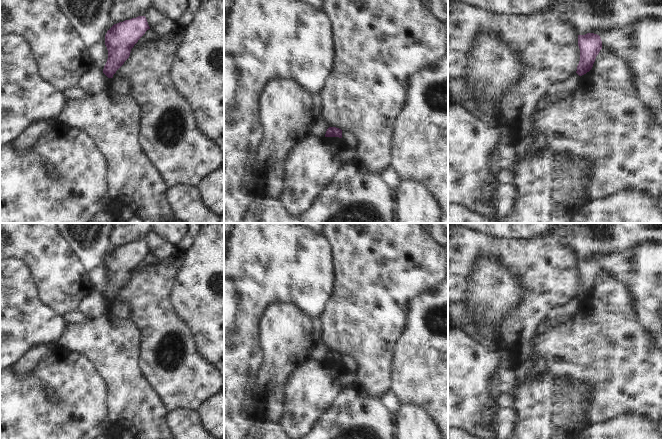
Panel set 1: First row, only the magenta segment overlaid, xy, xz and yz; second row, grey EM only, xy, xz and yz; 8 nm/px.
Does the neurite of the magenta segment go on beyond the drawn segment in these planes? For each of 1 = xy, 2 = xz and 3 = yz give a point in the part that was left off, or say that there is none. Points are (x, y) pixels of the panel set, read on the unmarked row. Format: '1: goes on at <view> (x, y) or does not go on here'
1: does not go on here
2: does not go on here
3: does not go on here

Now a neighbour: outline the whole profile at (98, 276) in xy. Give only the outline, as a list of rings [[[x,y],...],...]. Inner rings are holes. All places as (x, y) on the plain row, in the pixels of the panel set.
[[[105,259],[93,270],[88,272],[88,277],[94,288],[103,295],[108,283],[108,274],[105,269]]]

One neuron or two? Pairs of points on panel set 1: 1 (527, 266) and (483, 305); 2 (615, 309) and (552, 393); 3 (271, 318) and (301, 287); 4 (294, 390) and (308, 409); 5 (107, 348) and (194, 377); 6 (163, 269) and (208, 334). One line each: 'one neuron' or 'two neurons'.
1: two neurons
2: two neurons
3: two neurons
4: one neuron
5: two neurons
6: two neurons

